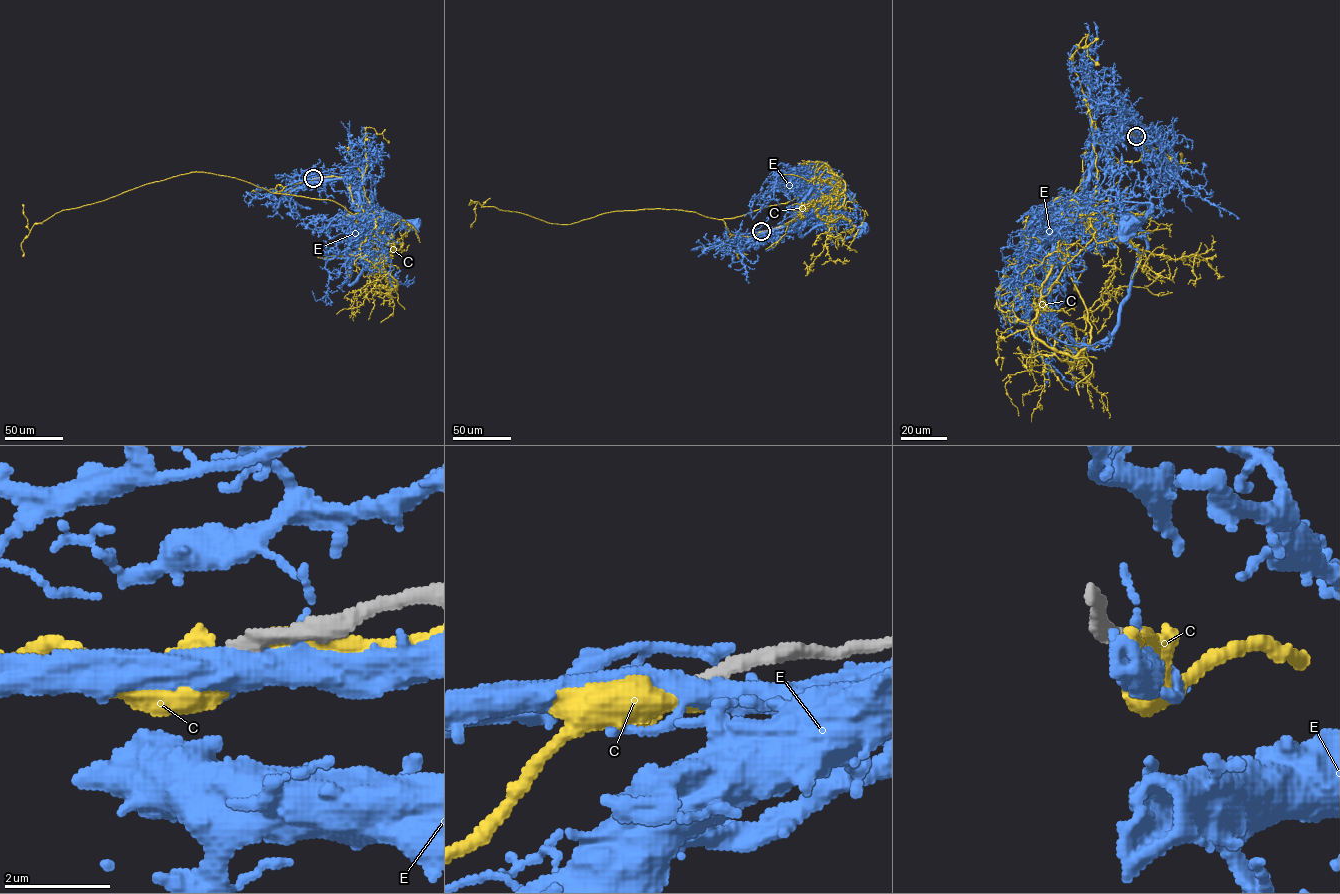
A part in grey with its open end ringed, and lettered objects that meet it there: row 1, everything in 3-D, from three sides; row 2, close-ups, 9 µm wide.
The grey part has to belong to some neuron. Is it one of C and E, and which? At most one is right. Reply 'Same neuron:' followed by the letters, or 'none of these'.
Same neuron: none of these

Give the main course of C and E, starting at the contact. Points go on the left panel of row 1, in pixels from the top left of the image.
C: (313, 178), (275, 193), (342, 205), (397, 289), (368, 228), (384, 218), (377, 239), (364, 238), (357, 249)
E: (313, 178), (344, 179), (359, 197), (363, 208), (375, 205), (385, 209), (410, 227), (414, 227), (415, 223)

